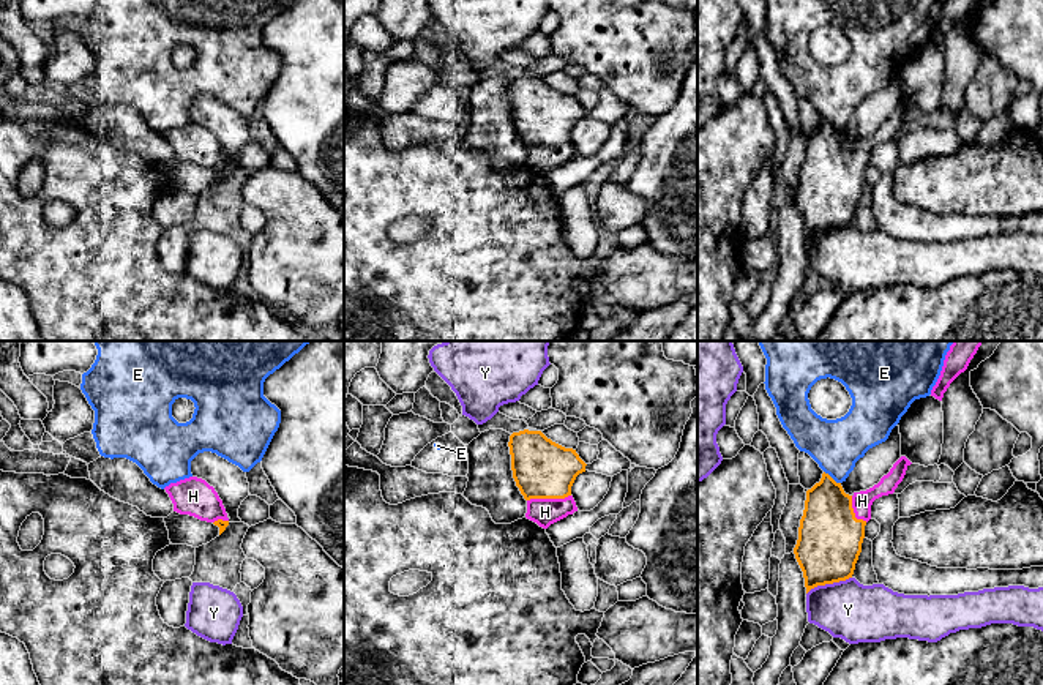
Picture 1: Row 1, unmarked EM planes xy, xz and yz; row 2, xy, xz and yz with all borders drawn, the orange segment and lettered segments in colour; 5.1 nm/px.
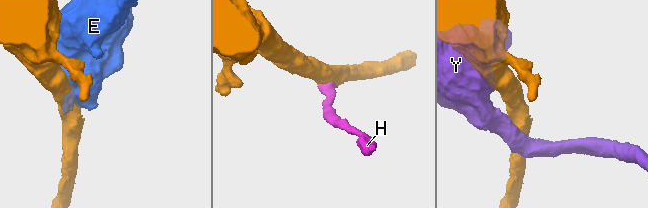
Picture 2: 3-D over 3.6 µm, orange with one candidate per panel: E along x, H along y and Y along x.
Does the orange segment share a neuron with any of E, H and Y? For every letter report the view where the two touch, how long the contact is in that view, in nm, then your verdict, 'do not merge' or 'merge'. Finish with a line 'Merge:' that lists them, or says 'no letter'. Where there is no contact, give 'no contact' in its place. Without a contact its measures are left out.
E: contact in yz; length 110 nm; do not merge
H: contact in xz; length 220 nm; merge
Y: contact in yz; length 240 nm; do not merge
Merge: H

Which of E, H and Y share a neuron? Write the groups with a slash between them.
E / H / Y

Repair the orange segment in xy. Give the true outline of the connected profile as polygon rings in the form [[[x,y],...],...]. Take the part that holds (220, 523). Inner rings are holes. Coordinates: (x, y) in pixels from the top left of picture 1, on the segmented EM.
[[[189,477],[164,488],[169,494],[174,511],[189,515],[219,527],[219,535],[229,526],[222,500],[213,486],[197,477]]]

